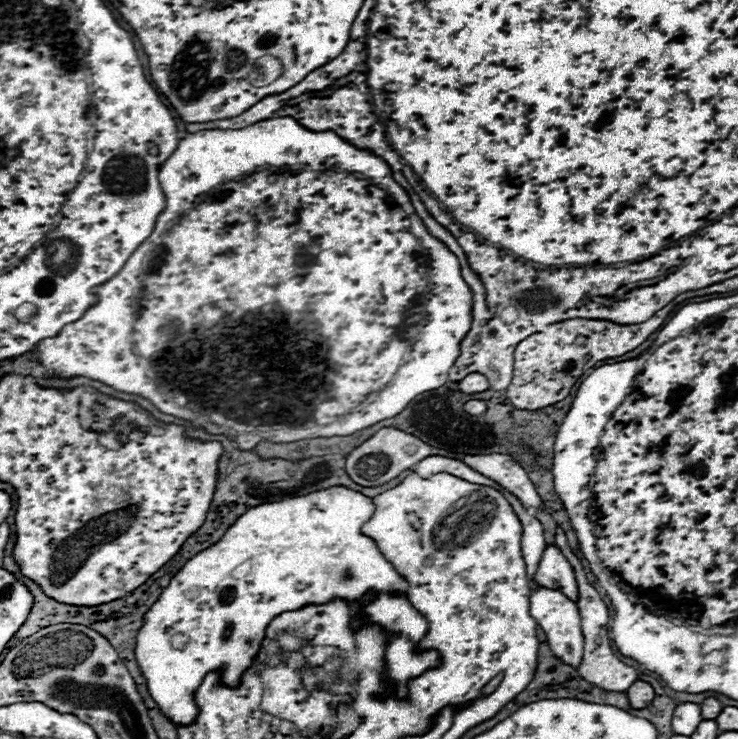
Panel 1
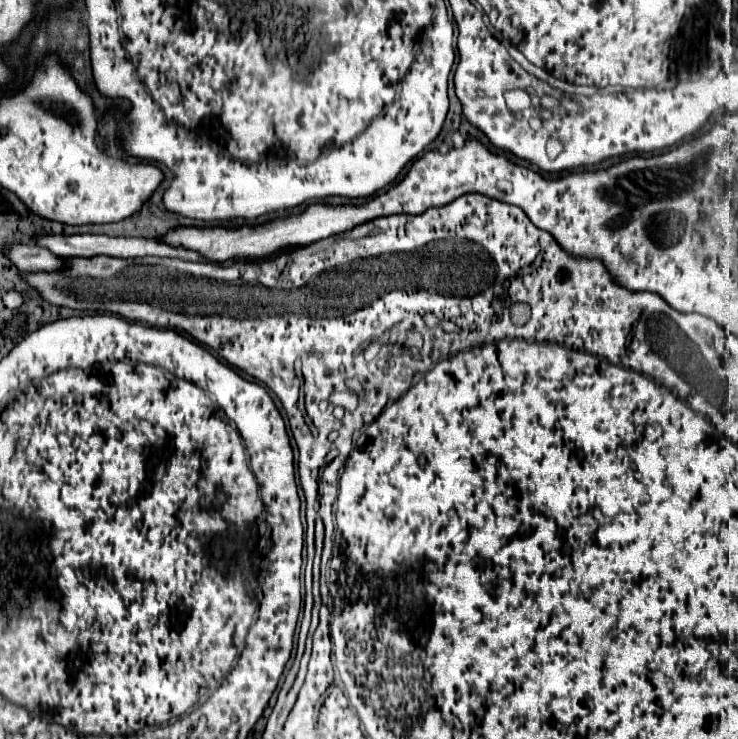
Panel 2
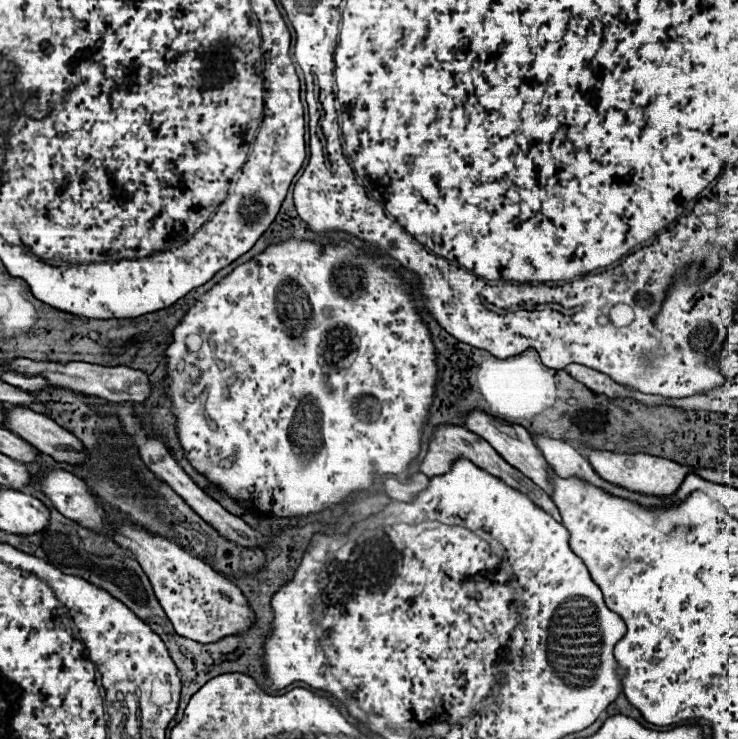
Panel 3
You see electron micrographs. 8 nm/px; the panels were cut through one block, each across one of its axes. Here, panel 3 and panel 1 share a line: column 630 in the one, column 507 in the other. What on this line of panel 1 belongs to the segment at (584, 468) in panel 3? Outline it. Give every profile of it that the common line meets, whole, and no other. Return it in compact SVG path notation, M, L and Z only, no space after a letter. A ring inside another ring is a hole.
M510 492L504 494L506 500L510 502L510 506L514 508L516 516L520 518L522 522L522 558L526 562L526 576L528 576L528 584L530 588L538 588L540 584L534 582L534 574L538 570L538 564L542 560L542 554L544 554L544 548L546 548L546 540L544 540L544 530L542 530L542 524L528 514L528 510L520 504L518 498L514 498Z

